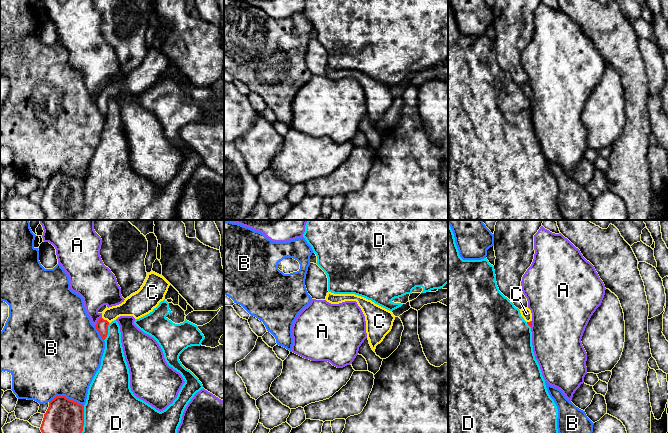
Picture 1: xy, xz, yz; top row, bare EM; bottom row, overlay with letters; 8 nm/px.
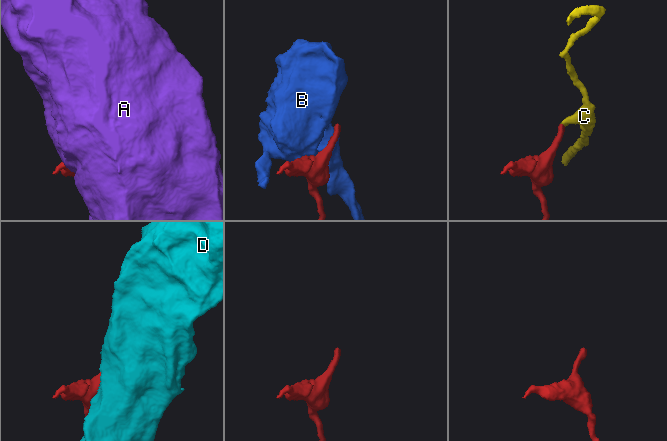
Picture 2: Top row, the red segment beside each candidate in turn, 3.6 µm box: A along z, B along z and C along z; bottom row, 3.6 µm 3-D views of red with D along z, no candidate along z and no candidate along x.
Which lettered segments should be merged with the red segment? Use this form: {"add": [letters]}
{"add": ["C"]}

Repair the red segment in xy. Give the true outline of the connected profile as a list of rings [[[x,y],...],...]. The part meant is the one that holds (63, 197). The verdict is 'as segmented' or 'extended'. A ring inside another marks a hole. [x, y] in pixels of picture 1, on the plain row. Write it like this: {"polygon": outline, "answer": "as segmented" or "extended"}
{"polygon": [[[65,172],[49,178],[40,203],[46,220],[73,217],[83,207],[84,182]]], "answer": "as segmented"}

